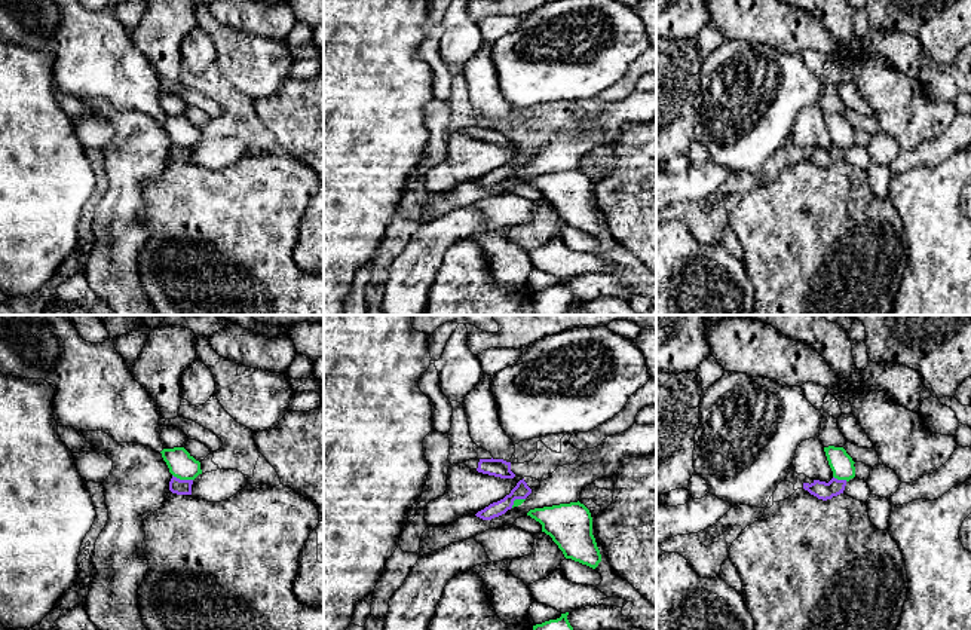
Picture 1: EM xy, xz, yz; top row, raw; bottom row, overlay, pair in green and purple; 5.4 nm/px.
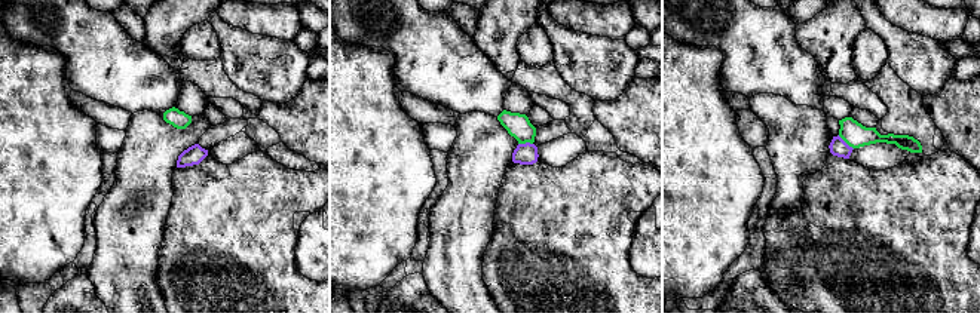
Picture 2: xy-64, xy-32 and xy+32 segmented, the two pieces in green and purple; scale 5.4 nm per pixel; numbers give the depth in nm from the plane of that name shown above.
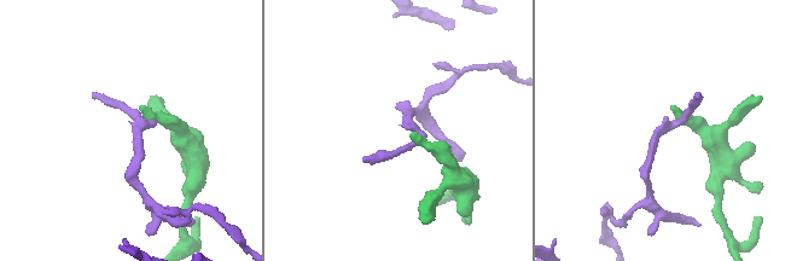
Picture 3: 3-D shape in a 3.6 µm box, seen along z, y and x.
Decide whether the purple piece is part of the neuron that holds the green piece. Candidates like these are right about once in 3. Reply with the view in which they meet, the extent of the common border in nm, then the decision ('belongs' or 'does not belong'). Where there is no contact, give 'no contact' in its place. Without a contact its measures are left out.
xy | 120 nm | does not belong

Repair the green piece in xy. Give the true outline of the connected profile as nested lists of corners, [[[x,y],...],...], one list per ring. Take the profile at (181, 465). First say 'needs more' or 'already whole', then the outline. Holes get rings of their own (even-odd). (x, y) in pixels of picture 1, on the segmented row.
already whole; [[[184,447],[163,449],[160,453],[174,477],[180,480],[194,480],[202,474],[200,462]]]

